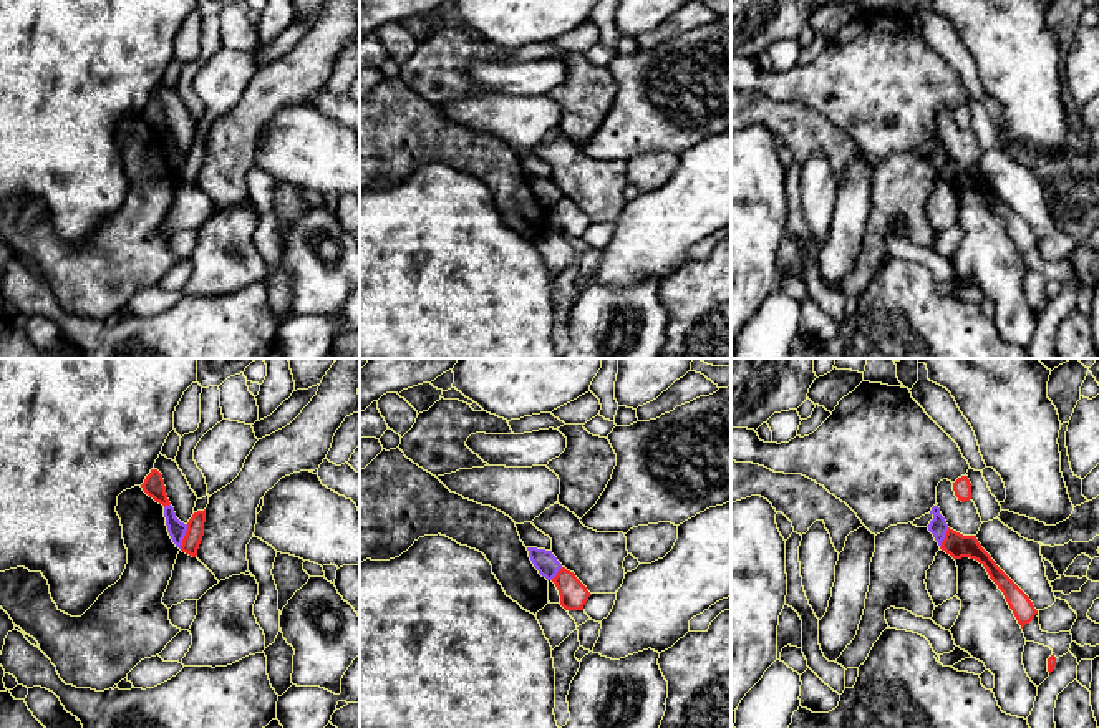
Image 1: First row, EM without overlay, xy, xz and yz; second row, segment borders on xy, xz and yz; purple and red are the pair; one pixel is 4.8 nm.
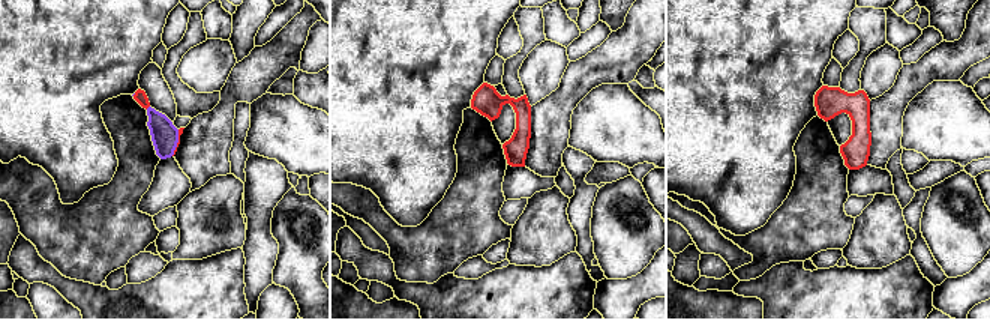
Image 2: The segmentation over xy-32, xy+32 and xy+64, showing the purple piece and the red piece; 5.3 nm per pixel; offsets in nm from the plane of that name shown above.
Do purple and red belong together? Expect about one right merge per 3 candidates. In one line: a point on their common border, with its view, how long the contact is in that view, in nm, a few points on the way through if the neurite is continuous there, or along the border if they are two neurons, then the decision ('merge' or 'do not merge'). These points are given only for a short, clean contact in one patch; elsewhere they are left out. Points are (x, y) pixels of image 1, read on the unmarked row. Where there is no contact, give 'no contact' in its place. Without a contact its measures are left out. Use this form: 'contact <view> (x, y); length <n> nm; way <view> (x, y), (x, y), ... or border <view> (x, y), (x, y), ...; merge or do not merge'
contact xy (184, 163); length 130 nm; do not merge

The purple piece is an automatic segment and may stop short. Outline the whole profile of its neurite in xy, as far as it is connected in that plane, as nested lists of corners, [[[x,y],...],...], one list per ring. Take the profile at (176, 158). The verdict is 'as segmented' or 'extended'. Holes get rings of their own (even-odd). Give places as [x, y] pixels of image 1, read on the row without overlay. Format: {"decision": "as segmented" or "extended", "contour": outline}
{"decision": "as segmented", "contour": [[[171,133],[164,136],[164,146],[166,146],[167,161],[172,167],[172,171],[176,172],[176,176],[181,177],[182,167],[187,159],[187,153],[181,151],[176,146],[174,136]]]}

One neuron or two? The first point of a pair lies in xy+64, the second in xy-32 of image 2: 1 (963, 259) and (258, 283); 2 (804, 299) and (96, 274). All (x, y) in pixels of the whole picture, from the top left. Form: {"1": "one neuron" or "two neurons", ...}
{"1": "two neurons", "2": "two neurons"}

